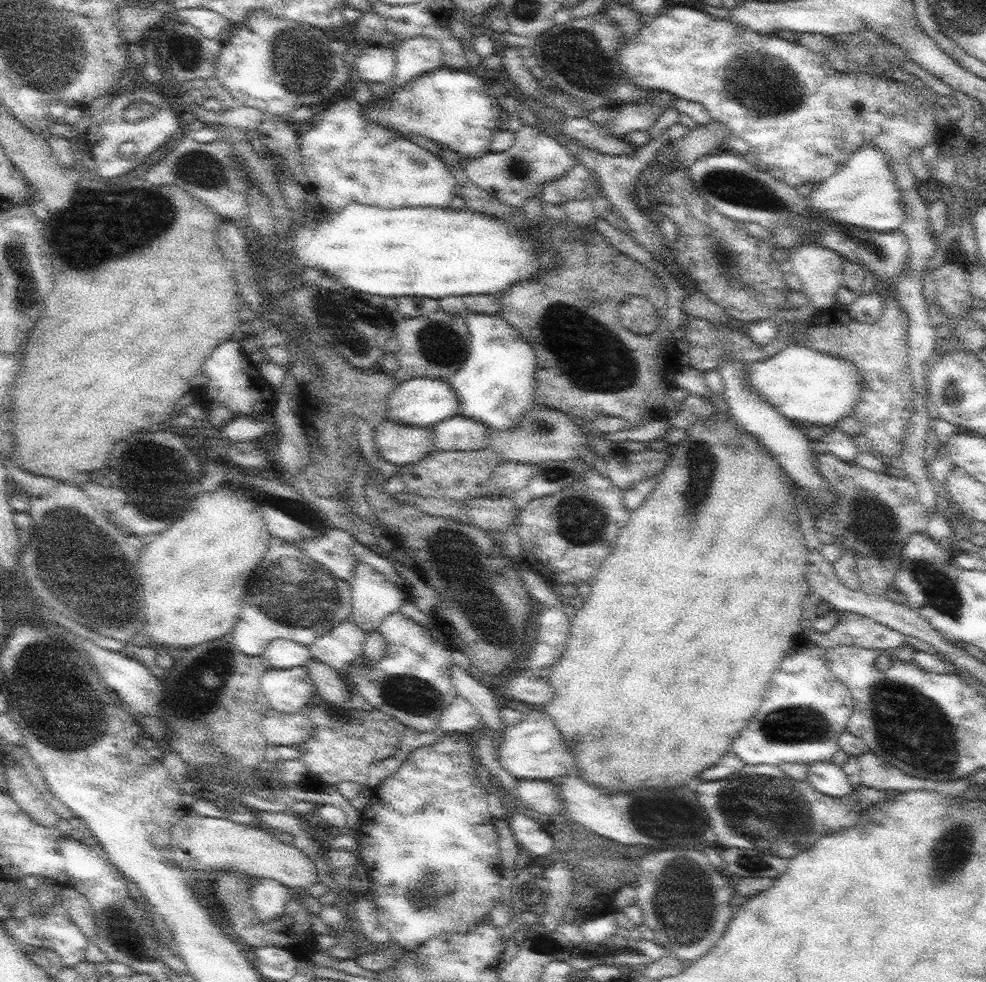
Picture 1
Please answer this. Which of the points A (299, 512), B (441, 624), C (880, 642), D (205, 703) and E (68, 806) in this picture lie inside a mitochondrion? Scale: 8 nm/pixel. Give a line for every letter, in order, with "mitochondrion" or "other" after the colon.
A: mitochondrion
B: other
C: other
D: mitochondrion
E: other

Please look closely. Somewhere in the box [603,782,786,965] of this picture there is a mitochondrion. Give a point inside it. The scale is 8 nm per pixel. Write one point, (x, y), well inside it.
(681, 900)

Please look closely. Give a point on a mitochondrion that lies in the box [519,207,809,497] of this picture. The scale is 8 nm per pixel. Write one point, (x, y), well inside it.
(616, 369)

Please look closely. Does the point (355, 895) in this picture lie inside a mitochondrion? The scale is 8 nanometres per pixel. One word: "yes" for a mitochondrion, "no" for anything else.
no

